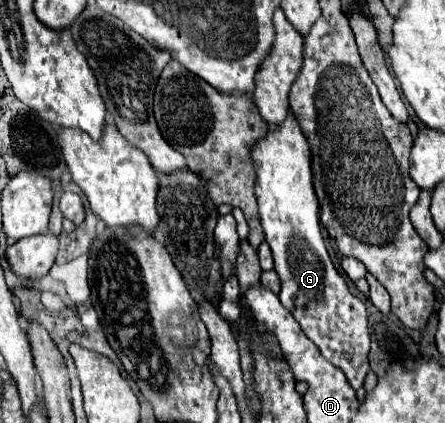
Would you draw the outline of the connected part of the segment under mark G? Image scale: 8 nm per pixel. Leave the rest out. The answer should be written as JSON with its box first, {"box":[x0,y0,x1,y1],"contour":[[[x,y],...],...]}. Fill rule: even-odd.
{"box":[251,110,369,390],"contour":[[[289,110],[287,118],[265,138],[251,146],[251,160],[255,166],[255,196],[259,204],[259,218],[265,238],[271,246],[275,272],[281,278],[281,304],[295,316],[305,336],[319,348],[323,358],[341,368],[349,384],[357,390],[363,386],[369,370],[369,332],[367,308],[351,294],[345,278],[333,266],[319,224],[319,202],[311,182],[311,154],[307,138],[295,114]]]}

